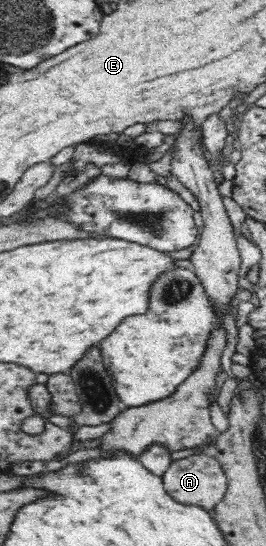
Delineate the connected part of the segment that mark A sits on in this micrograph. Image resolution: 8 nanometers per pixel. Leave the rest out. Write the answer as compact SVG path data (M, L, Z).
M201 453L191 455L183 460L172 461L170 467L162 475L163 485L173 500L185 505L197 505L203 508L217 506L225 496L228 486L226 473L219 461L212 455Z

